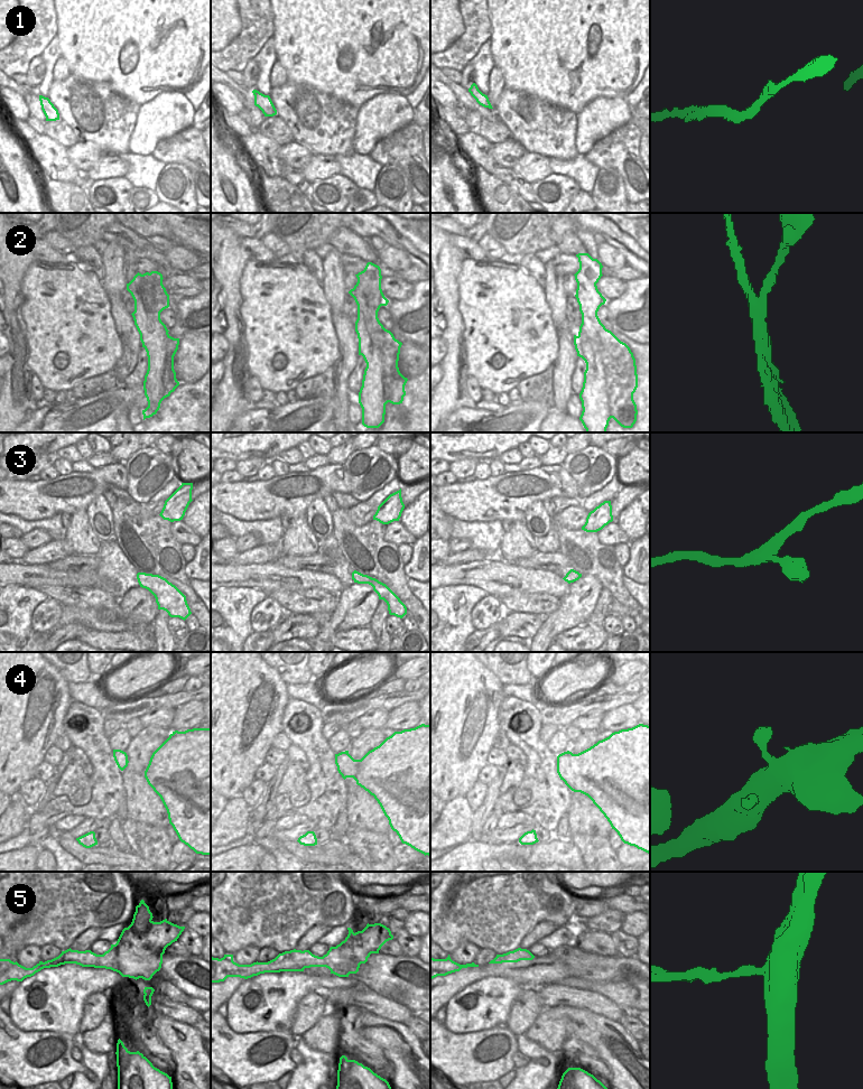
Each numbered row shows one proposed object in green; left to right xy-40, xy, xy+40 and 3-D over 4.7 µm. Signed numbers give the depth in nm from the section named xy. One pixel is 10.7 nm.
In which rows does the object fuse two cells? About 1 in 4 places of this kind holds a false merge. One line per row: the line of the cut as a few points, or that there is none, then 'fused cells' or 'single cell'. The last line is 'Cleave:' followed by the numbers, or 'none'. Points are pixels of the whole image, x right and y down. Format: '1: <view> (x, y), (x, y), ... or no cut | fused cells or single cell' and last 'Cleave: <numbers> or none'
1: no cut | single cell
2: xy (367, 296), (367, 329), (381, 350), (383, 394), (387, 402) | fused cells
3: no cut | single cell
4: no cut | single cell
5: xy-40 (96, 955), (99, 967) | fused cells
Cleave: 2, 5

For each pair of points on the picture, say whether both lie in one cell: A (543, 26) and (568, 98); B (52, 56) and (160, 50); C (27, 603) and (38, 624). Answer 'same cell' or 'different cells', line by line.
A: same cell
B: different cells
C: different cells

